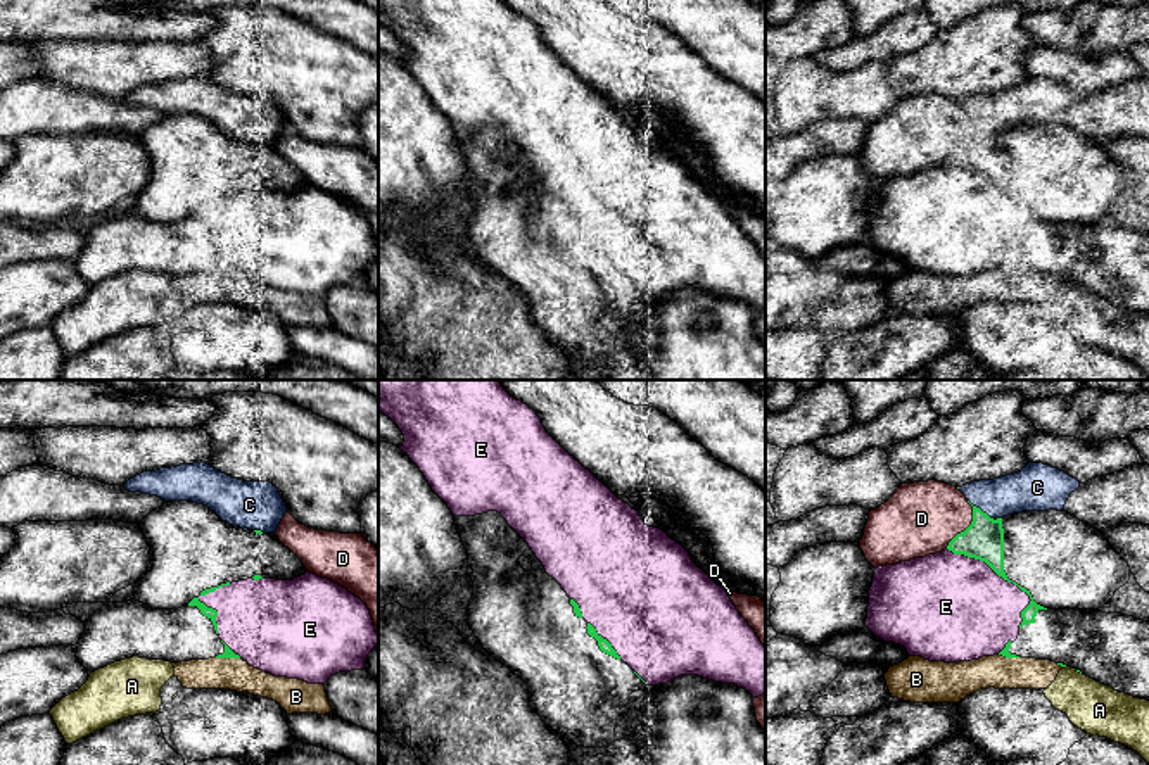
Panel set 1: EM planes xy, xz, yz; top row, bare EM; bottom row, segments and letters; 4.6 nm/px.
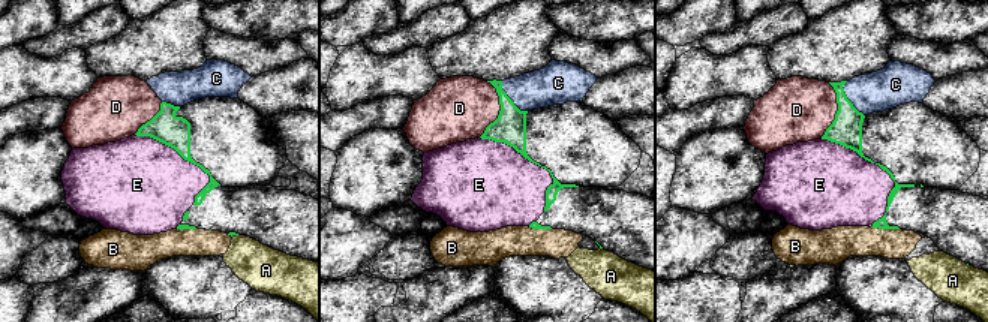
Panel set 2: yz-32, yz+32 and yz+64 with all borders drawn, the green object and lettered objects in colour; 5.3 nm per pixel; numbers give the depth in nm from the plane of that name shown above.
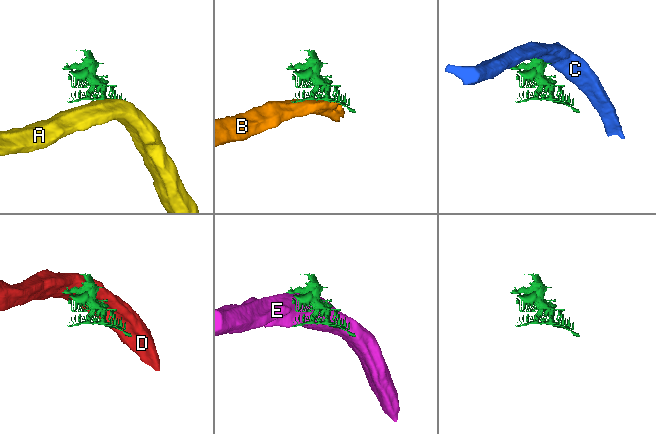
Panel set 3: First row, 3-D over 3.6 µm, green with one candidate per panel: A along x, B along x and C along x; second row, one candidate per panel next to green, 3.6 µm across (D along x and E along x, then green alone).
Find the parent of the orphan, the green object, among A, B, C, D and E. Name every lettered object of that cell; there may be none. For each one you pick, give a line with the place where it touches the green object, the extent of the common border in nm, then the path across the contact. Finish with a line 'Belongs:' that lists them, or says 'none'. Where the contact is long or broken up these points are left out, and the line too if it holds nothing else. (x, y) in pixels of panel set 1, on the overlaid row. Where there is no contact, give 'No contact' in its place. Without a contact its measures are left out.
E: Touches green at yz (1004, 579). Shared border 500 nm
Belongs: E

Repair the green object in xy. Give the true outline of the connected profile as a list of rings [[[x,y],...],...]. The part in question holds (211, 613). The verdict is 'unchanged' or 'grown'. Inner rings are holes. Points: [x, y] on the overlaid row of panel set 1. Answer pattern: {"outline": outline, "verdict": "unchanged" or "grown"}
{"outline": [[[309,572],[294,580],[254,575],[226,582],[202,591],[188,606],[197,606],[213,622],[225,644],[225,653],[216,658],[242,658],[275,677],[308,684],[325,684],[339,672],[361,670],[378,644],[366,604],[339,584]]], "verdict": "grown"}

